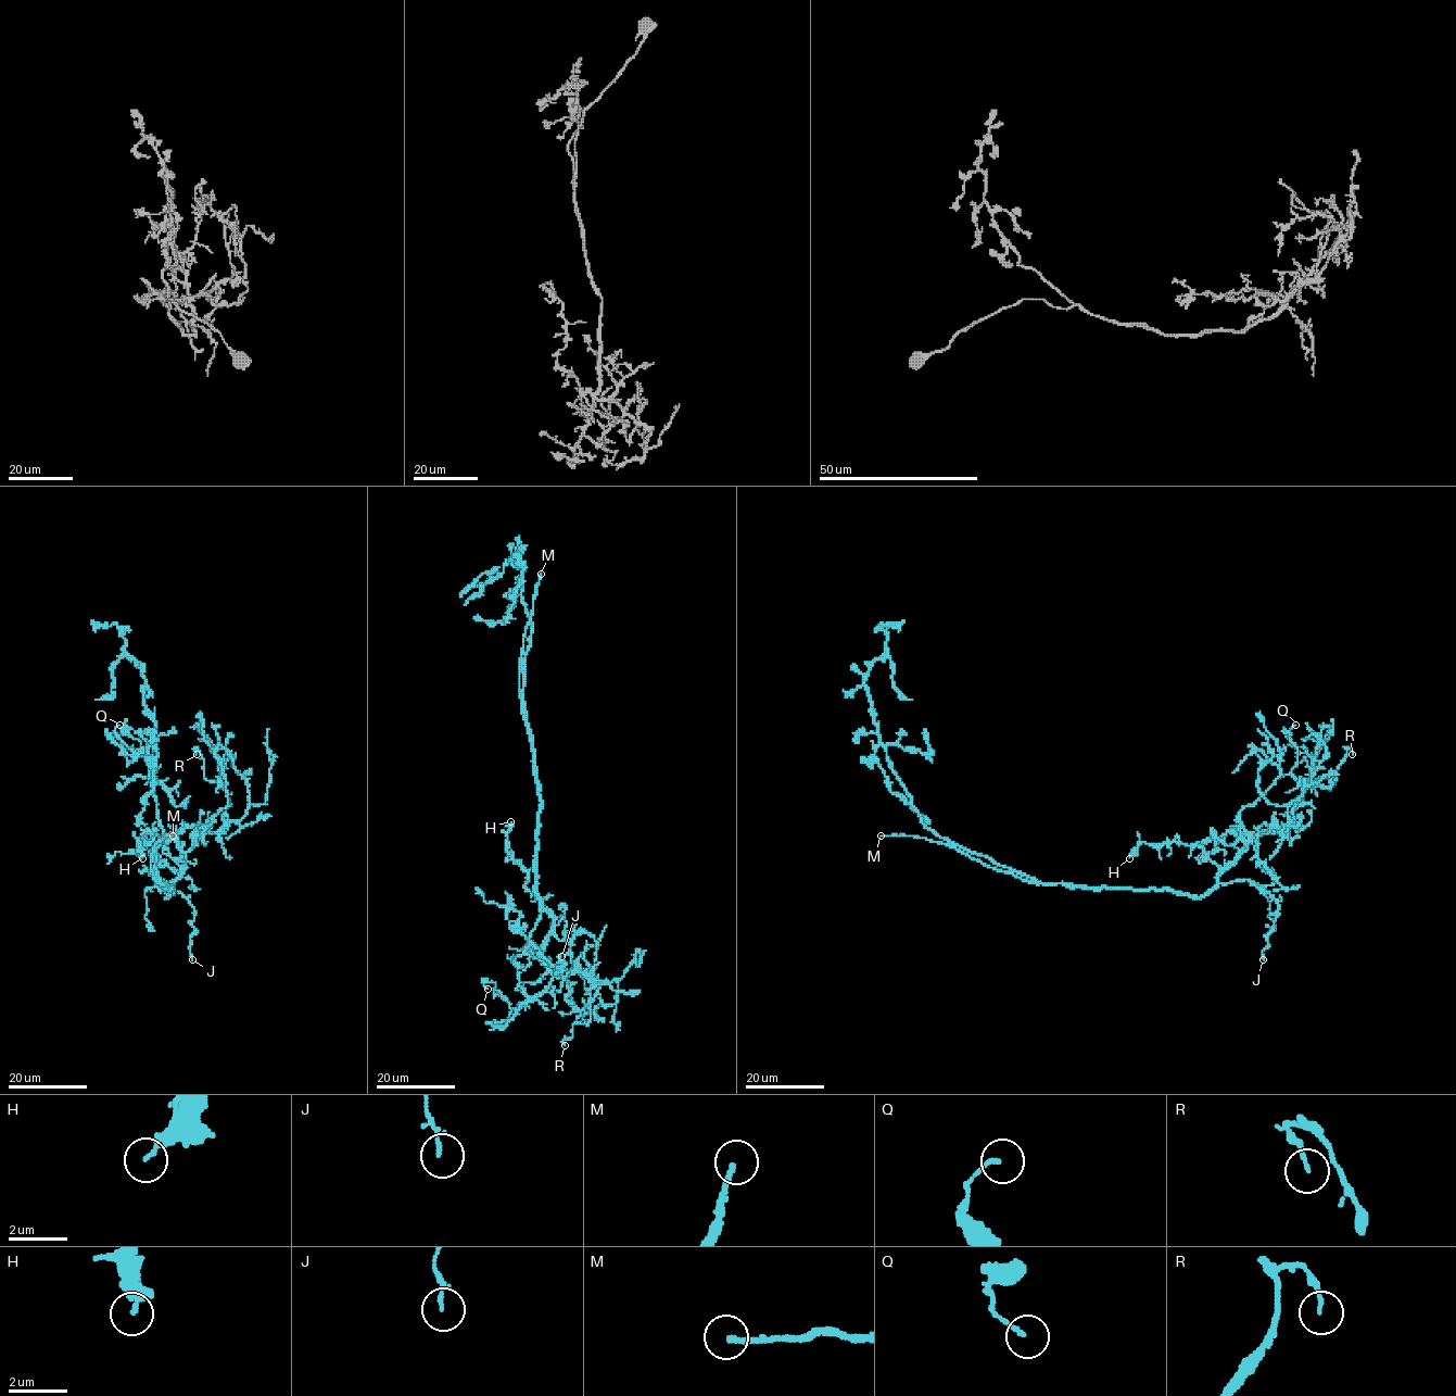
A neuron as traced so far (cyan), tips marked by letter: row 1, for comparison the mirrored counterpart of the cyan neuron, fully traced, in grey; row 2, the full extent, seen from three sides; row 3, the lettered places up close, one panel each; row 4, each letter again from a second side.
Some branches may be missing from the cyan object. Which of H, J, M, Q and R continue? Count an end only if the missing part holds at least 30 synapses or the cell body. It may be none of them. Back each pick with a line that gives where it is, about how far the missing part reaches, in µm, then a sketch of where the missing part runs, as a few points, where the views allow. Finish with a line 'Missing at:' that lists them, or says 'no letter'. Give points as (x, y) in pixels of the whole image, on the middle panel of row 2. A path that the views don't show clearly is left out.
M: place (541, 574); missing 45 µm; course (541, 574), (543, 562), (562, 531), (567, 515), (583, 491)
Missing at: M

